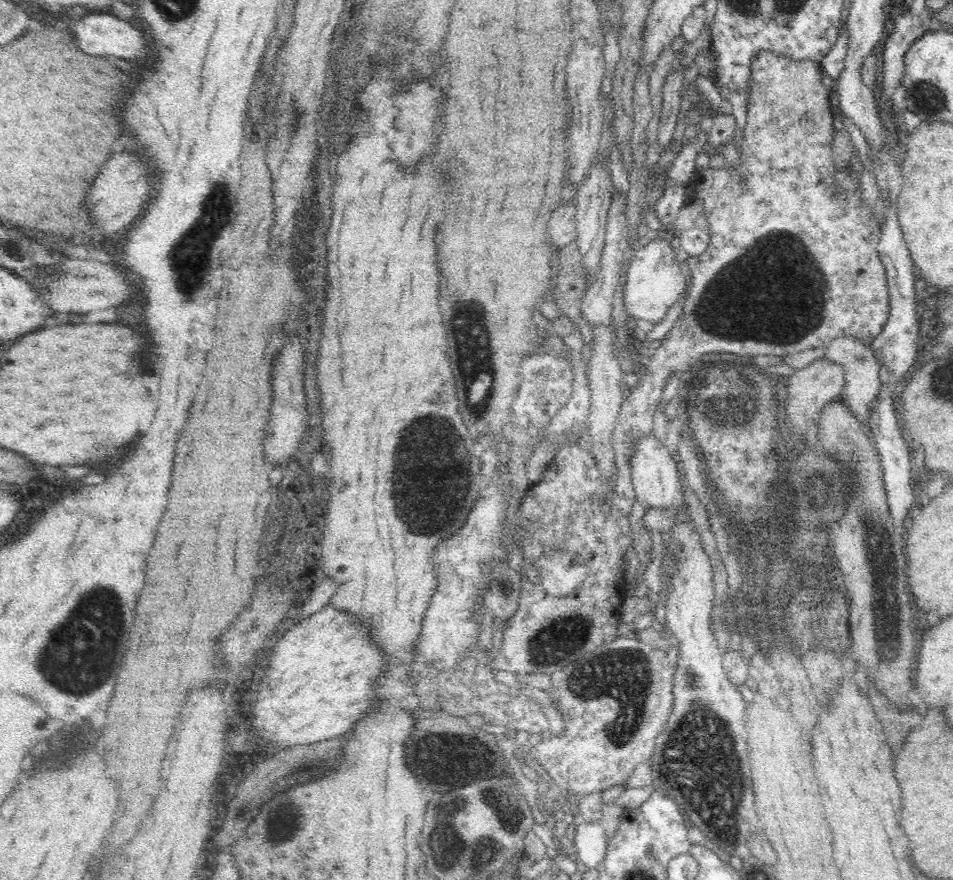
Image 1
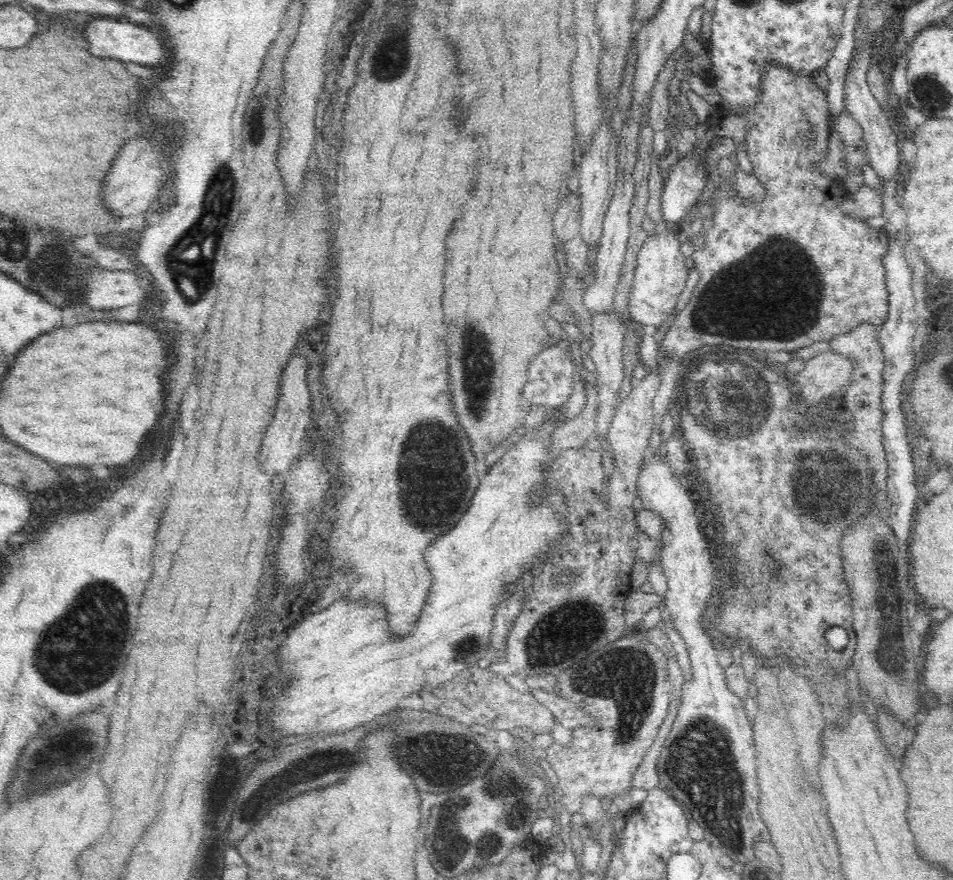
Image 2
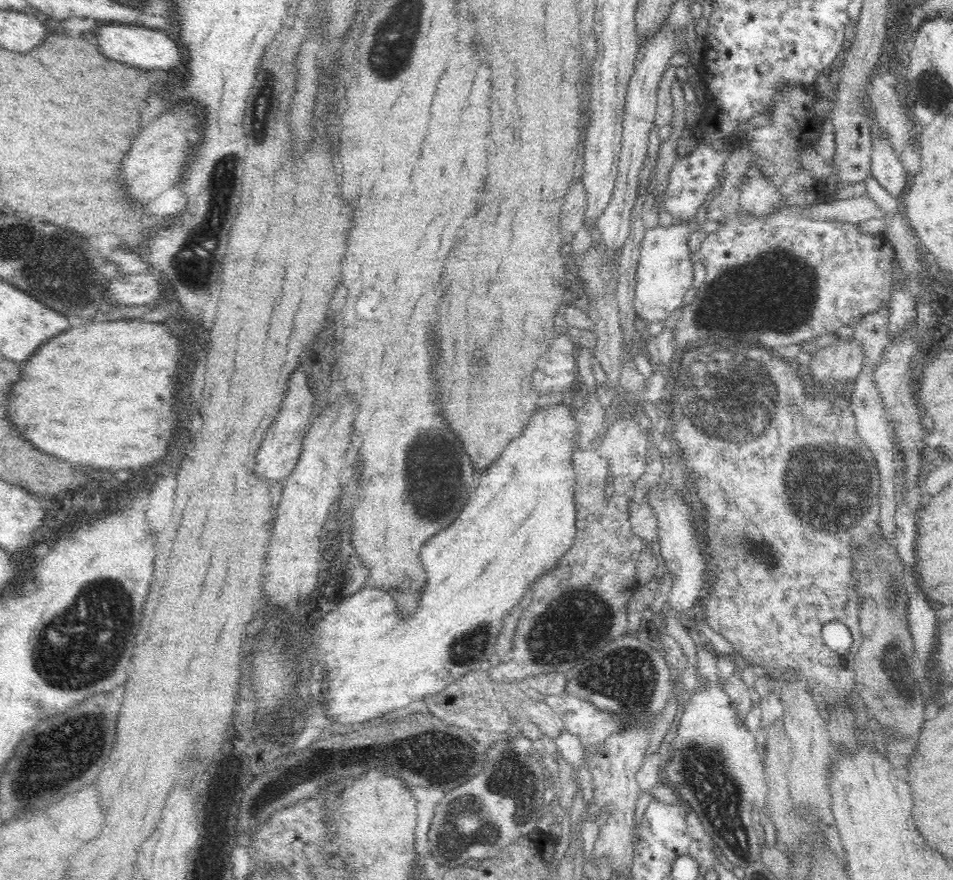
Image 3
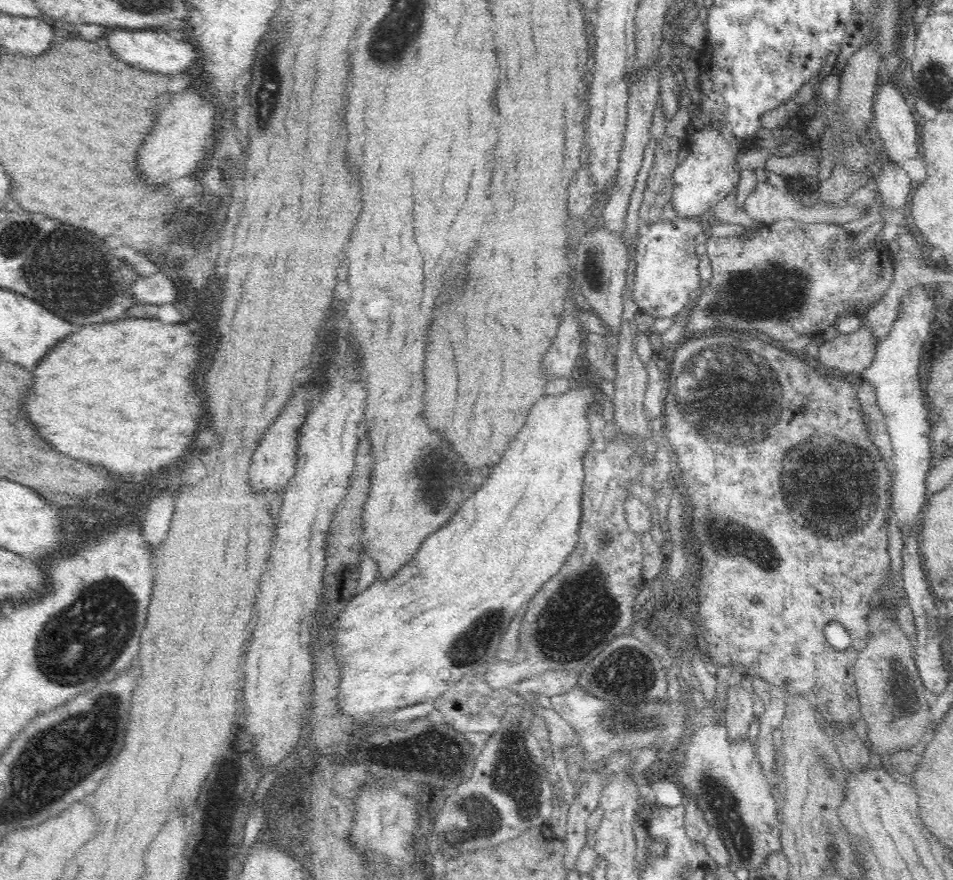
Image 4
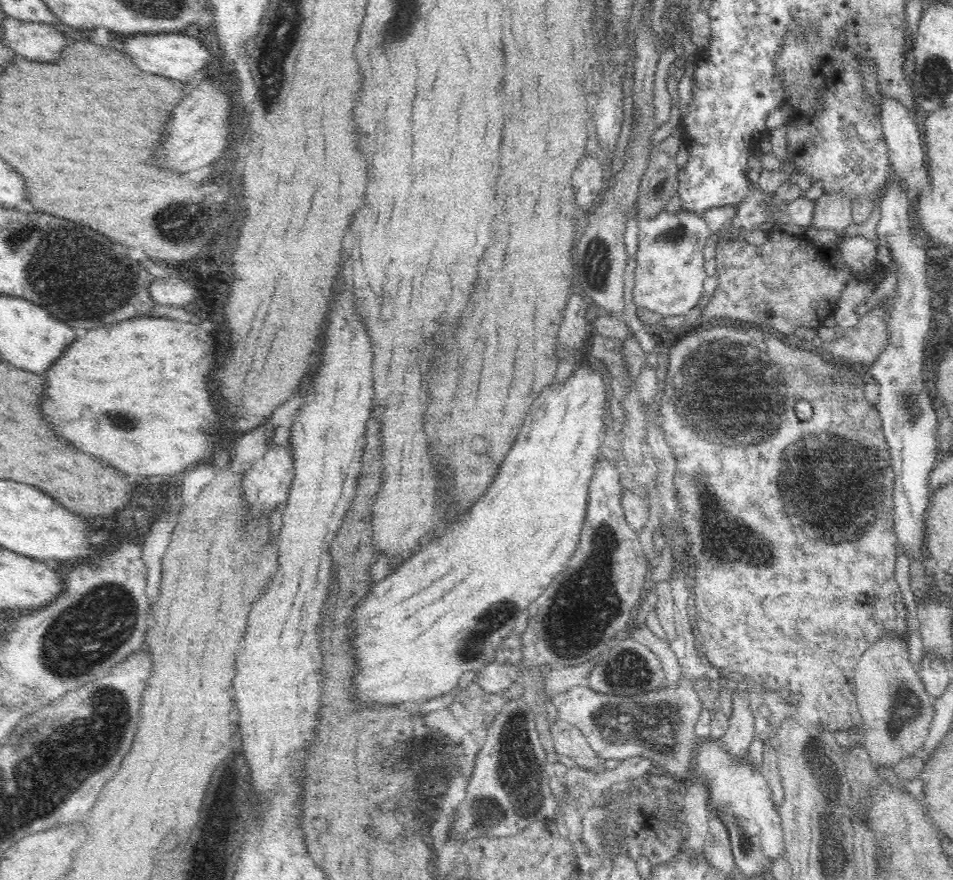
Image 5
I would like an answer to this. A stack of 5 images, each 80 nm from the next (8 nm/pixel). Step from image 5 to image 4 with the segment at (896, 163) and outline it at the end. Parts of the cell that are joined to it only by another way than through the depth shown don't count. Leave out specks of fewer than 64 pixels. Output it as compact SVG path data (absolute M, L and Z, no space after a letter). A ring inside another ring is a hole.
M881 79L878 90L875 92L873 104L873 130L878 134L882 150L887 156L902 167L902 161L906 158L918 157L918 142L916 139L916 122L911 120L910 102L906 100L898 89L890 82Z

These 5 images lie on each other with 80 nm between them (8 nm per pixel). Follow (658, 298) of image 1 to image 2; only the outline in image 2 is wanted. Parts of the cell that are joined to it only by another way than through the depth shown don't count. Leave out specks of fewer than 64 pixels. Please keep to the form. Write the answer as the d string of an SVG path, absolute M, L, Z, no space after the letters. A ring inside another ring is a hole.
M680 229L652 234L646 240L637 254L628 310L632 320L641 322L642 325L659 327L668 320L676 306L681 292L685 289L690 270L686 269L685 257L680 252L680 246L685 240Z

